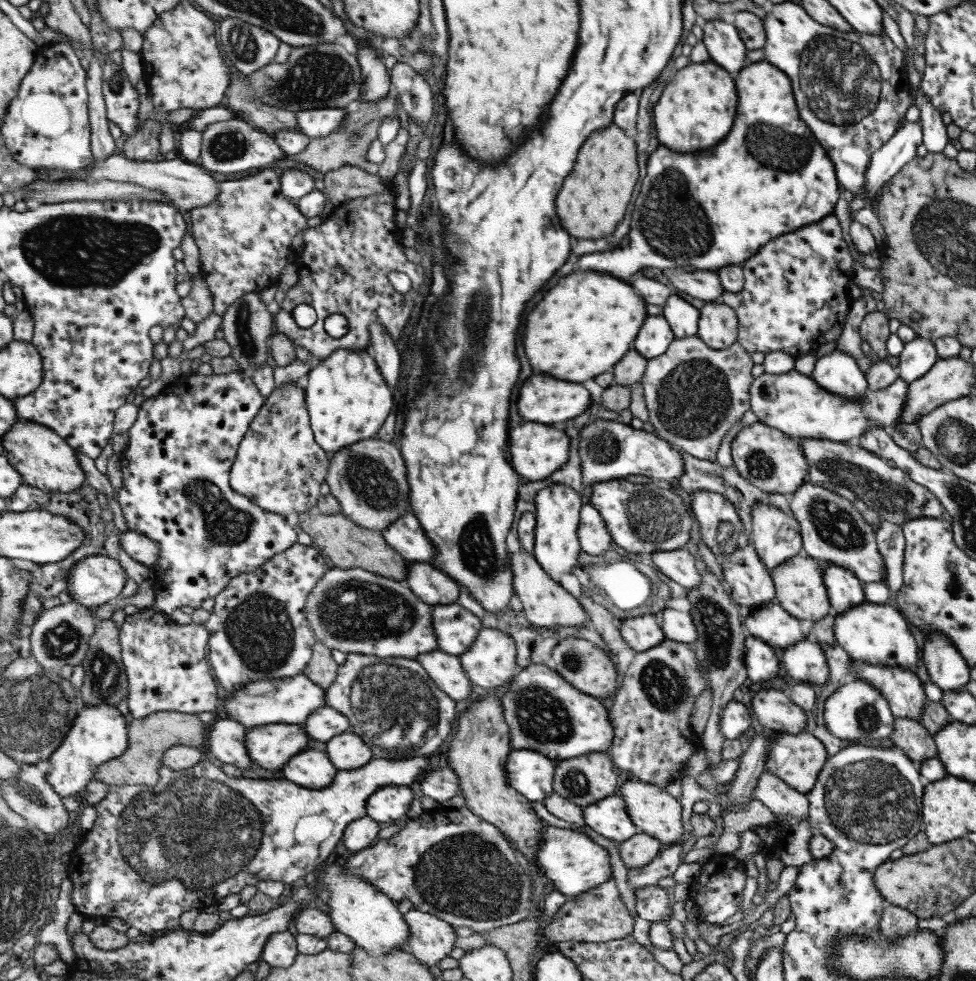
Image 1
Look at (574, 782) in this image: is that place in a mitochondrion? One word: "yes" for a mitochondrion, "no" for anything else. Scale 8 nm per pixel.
yes

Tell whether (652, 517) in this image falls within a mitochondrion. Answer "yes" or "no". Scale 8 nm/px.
yes

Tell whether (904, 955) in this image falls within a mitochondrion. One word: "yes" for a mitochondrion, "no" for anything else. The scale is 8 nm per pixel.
no

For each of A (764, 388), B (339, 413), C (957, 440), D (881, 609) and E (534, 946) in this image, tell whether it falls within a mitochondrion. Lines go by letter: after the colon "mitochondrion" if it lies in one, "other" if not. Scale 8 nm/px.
A: other
B: other
C: mitochondrion
D: other
E: other

